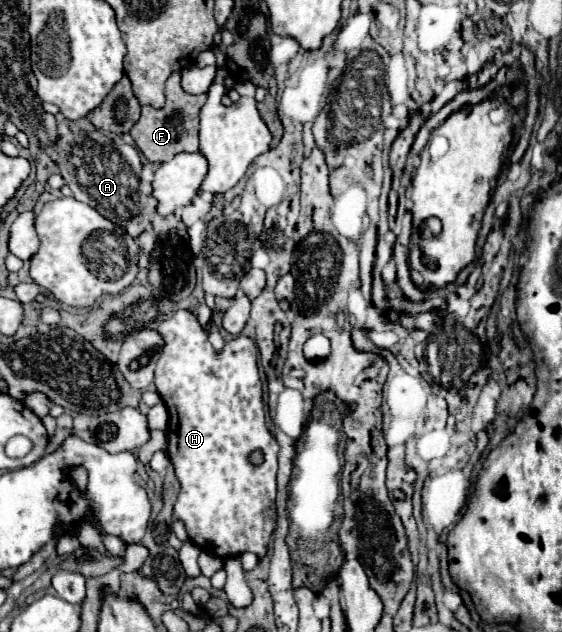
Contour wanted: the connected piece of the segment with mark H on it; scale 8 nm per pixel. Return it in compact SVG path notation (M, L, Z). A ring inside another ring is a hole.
M178 310L172 318L164 320L160 326L158 326L158 332L164 336L164 352L156 364L156 376L154 376L154 384L158 388L158 394L162 396L168 412L170 412L170 422L168 422L168 458L170 462L174 464L176 468L176 476L180 480L180 494L178 494L178 500L176 500L176 506L174 506L174 516L180 518L184 524L186 524L186 530L188 530L188 536L190 540L202 548L204 552L210 552L218 558L230 558L230 556L238 556L242 552L256 552L260 558L264 558L266 550L268 550L268 542L270 542L270 536L276 528L276 512L274 512L274 498L276 498L276 474L278 474L278 442L274 440L274 436L268 432L266 428L266 420L264 420L264 406L262 406L262 384L260 384L260 376L258 376L258 350L254 346L254 342L250 338L236 338L232 342L228 342L222 350L222 354L216 354L210 340L208 340L208 334L202 330L200 322L196 320L196 316L192 316L188 310ZM254 450L260 450L264 454L264 462L254 466L248 462L248 454L254 452Z

